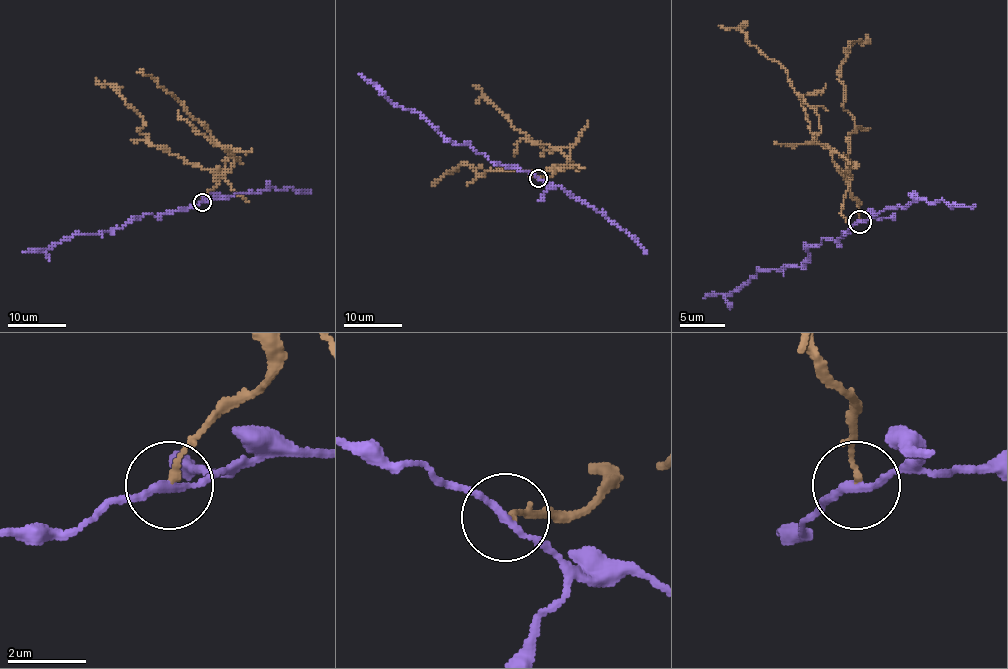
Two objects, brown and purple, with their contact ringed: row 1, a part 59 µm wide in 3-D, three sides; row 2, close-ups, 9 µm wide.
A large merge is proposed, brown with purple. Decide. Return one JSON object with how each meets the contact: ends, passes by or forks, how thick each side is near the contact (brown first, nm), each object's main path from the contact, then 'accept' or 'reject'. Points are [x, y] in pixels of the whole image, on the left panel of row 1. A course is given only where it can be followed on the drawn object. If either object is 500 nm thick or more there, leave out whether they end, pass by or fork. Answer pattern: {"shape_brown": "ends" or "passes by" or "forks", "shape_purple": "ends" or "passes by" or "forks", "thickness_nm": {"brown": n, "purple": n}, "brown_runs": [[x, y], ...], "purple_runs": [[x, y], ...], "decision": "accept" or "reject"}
{"shape_brown": "ends", "shape_purple": "passes by", "thickness_nm": {"brown": 130, "purple": 170}, "brown_runs": [[202, 202], [232, 169], [233, 155], [220, 147], [201, 122], [191, 116], [154, 77], [138, 73]], "purple_runs": [[202, 202], [155, 216], [147, 213], [108, 232], [82, 233], [44, 249], [23, 252]], "decision": "reject"}

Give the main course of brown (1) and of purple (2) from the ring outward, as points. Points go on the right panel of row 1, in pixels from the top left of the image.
1: (859, 222), (859, 202), (832, 151), (814, 137), (819, 117), (788, 72), (743, 32), (718, 26)
2: (859, 222), (837, 242), (823, 238), (808, 249), (808, 260), (799, 267), (761, 269), (727, 293), (703, 298)

